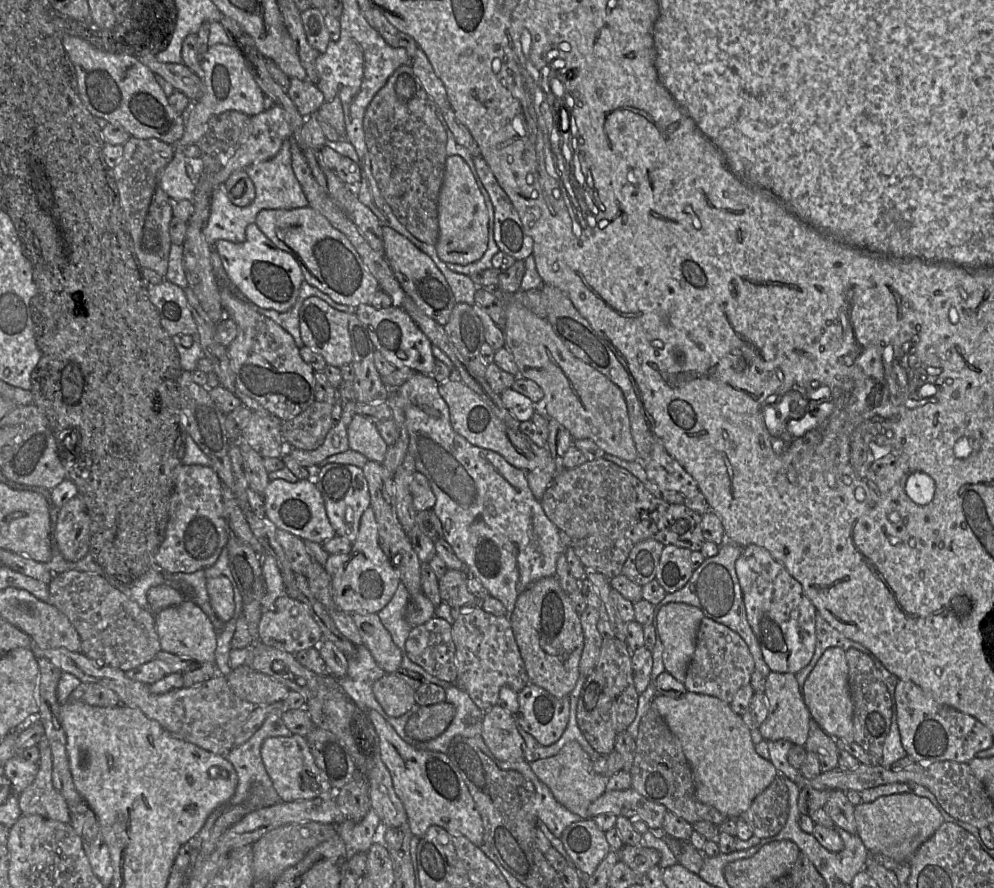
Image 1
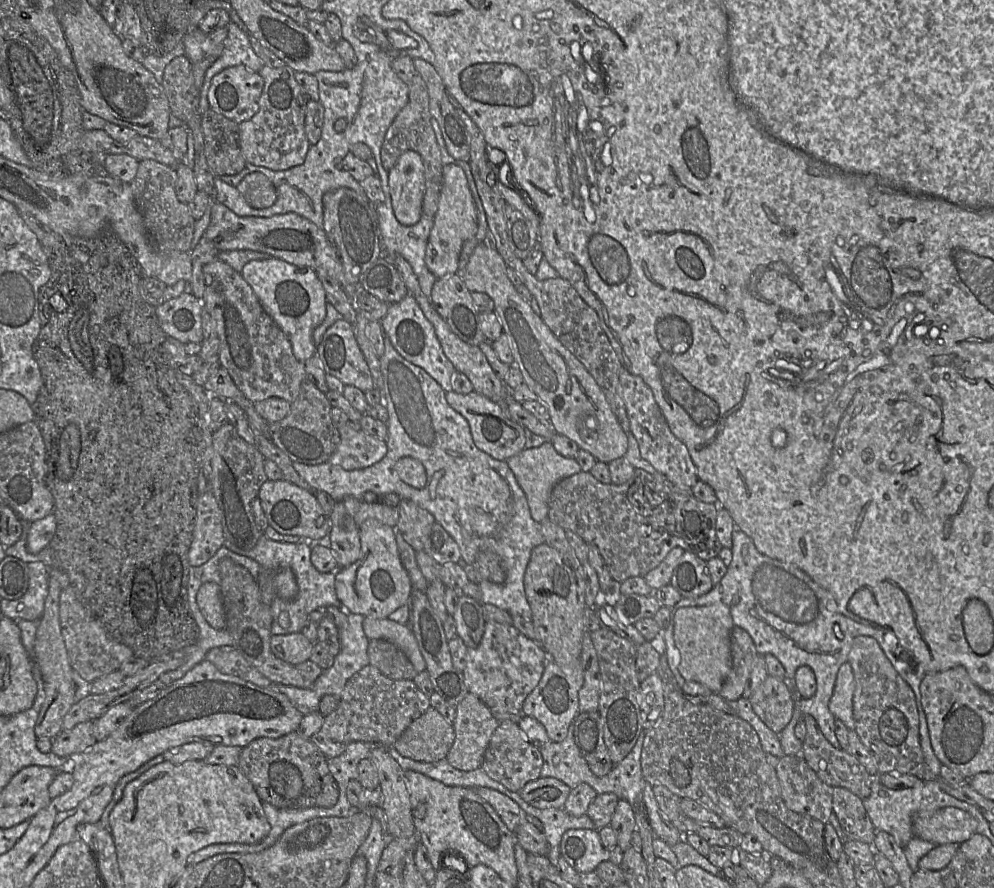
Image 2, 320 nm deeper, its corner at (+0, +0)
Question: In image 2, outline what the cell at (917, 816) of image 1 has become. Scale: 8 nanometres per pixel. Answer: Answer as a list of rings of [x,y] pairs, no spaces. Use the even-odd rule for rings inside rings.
[[[945,807],[915,813],[912,831],[914,837],[937,845],[961,844],[977,833],[978,825],[978,821],[968,812],[956,807]]]

